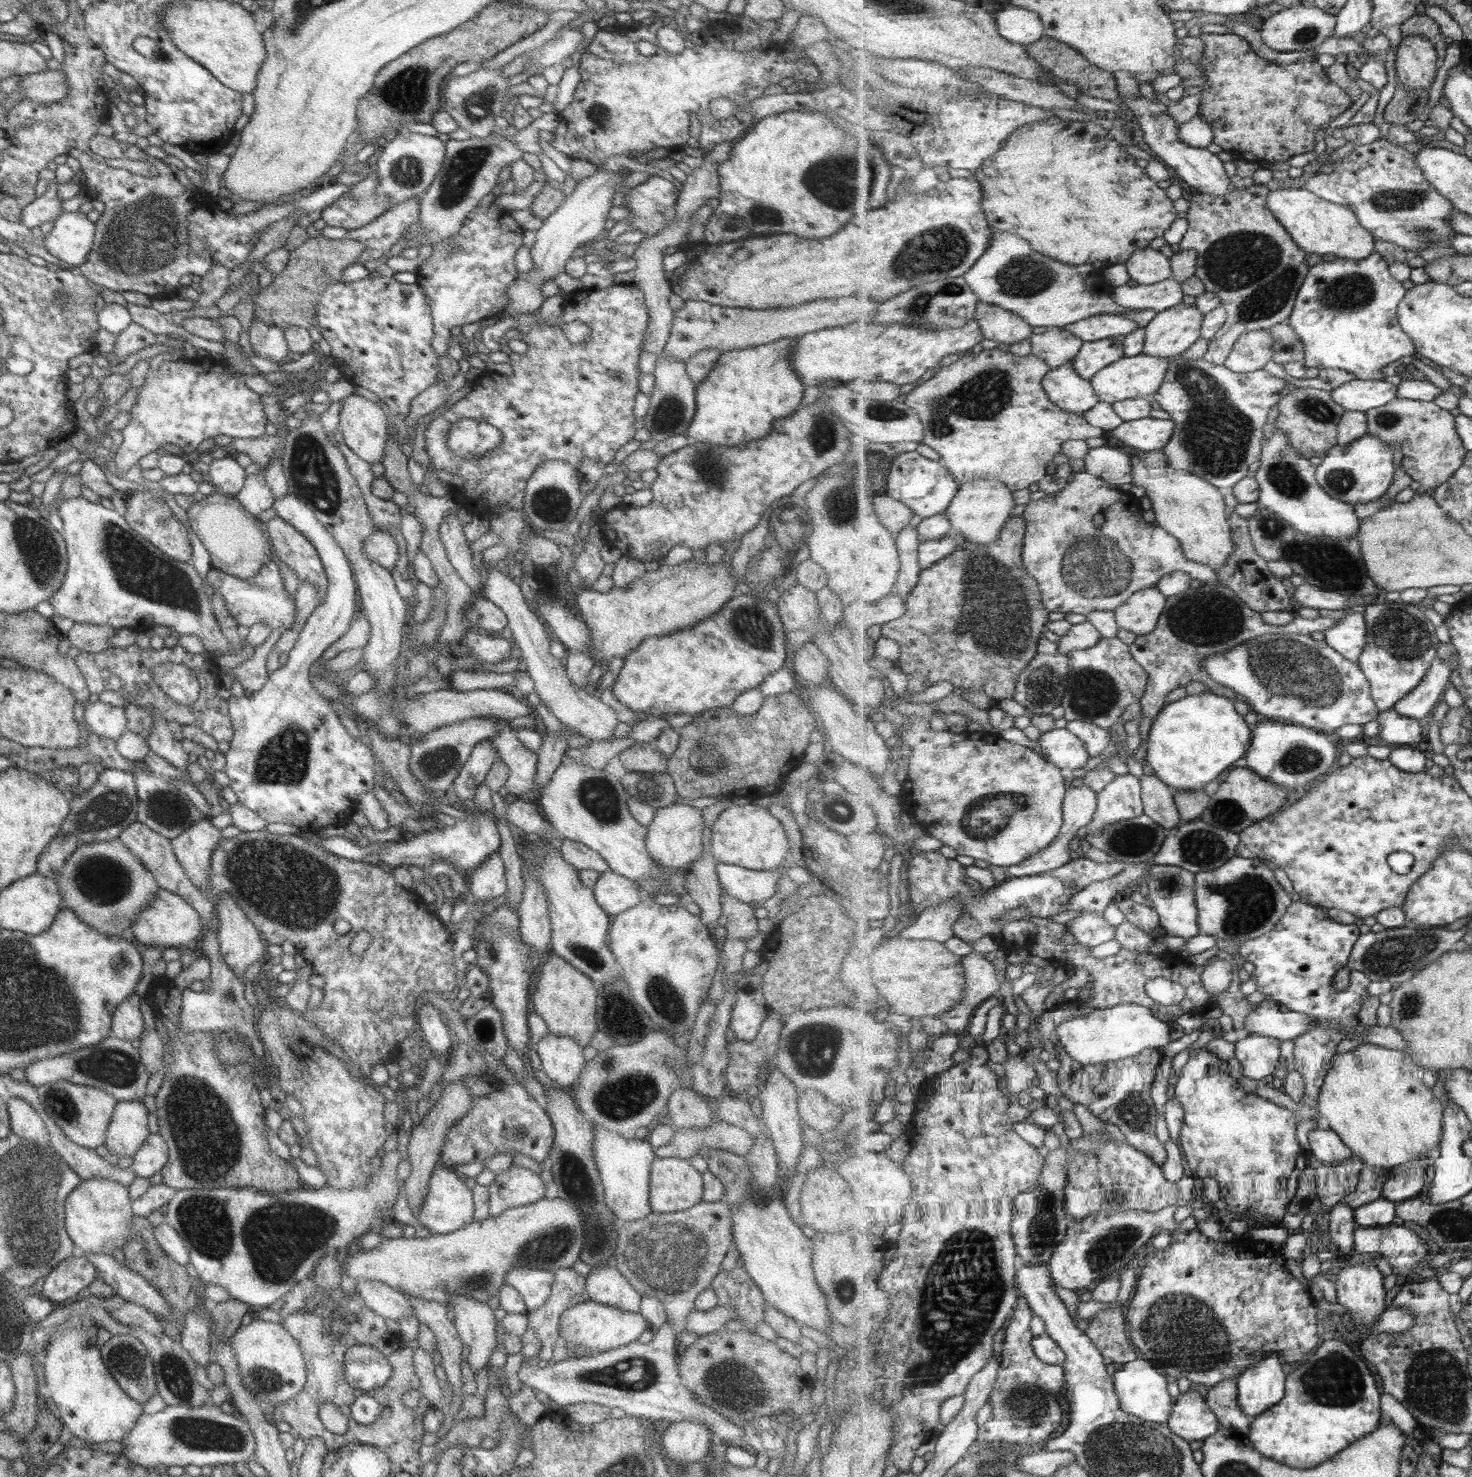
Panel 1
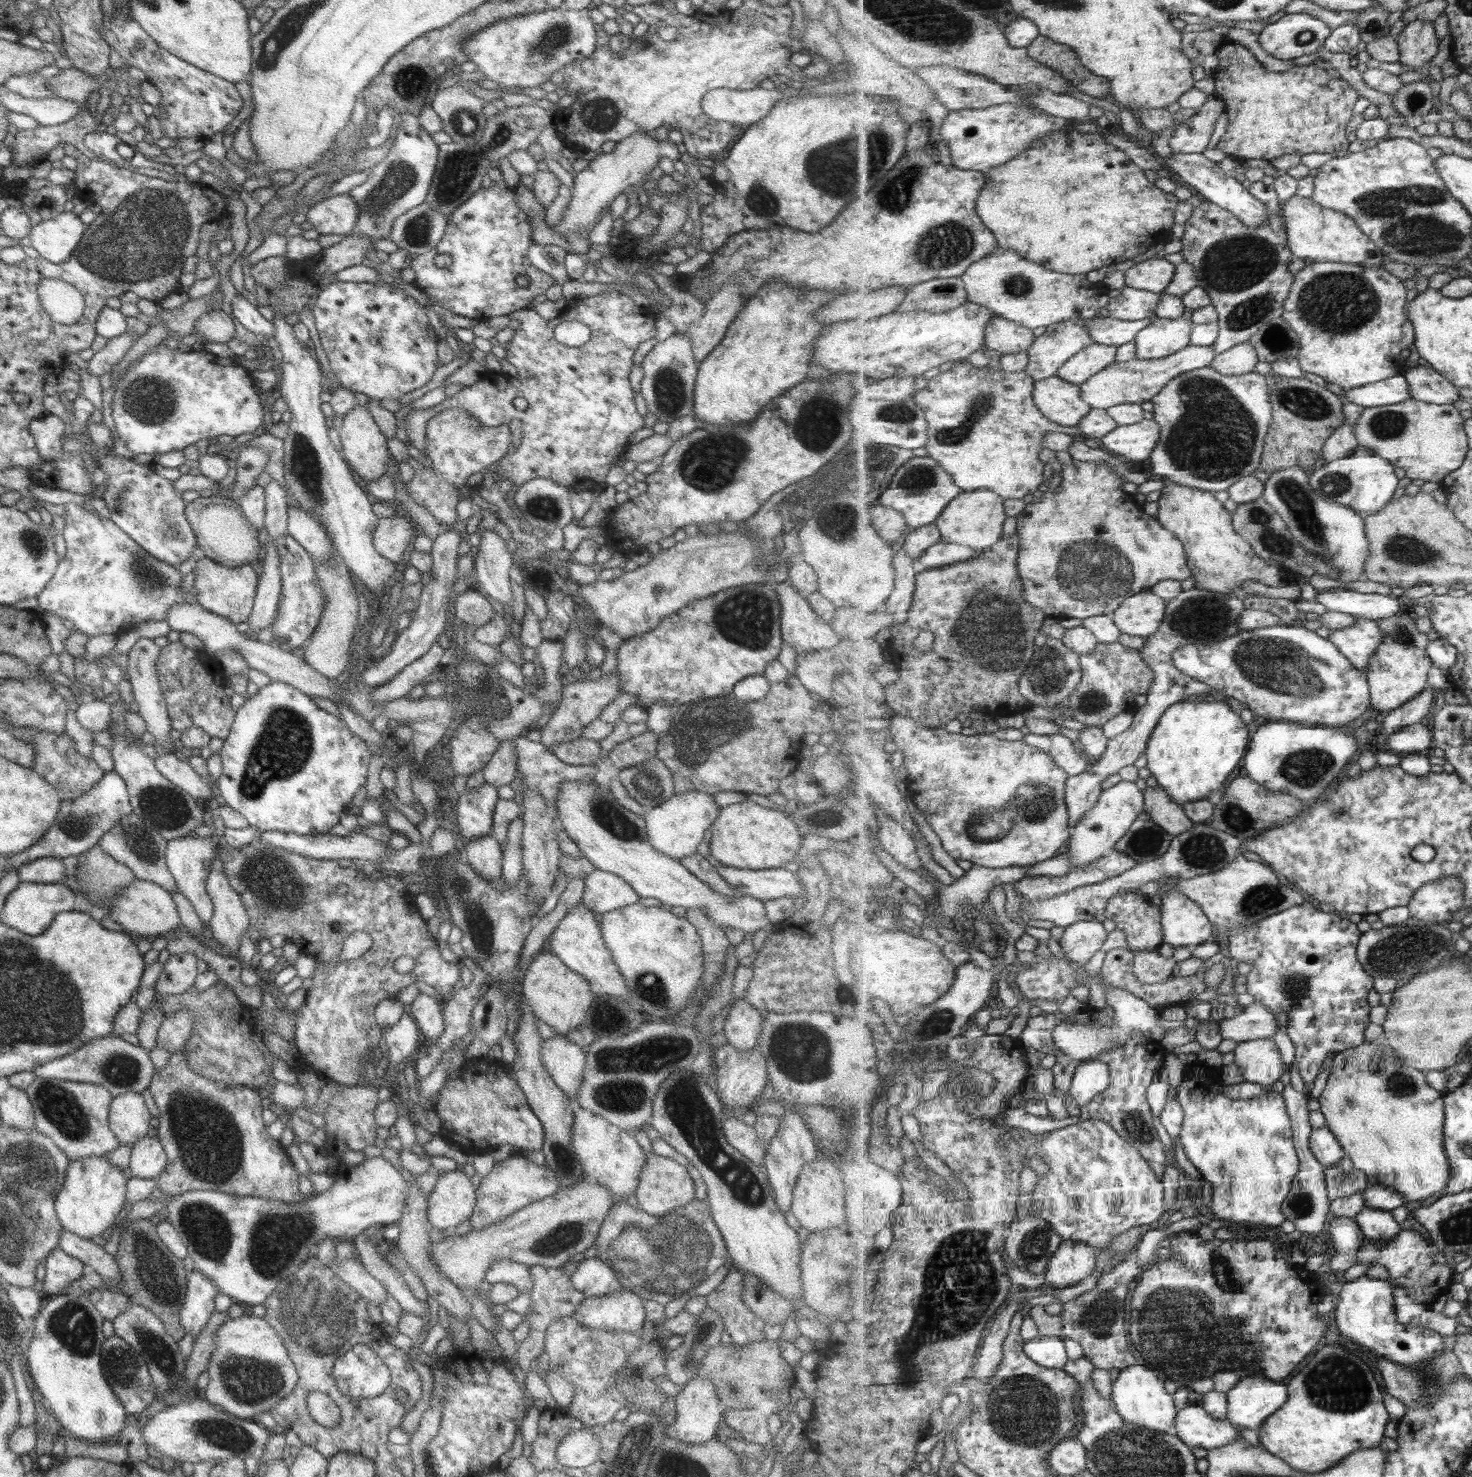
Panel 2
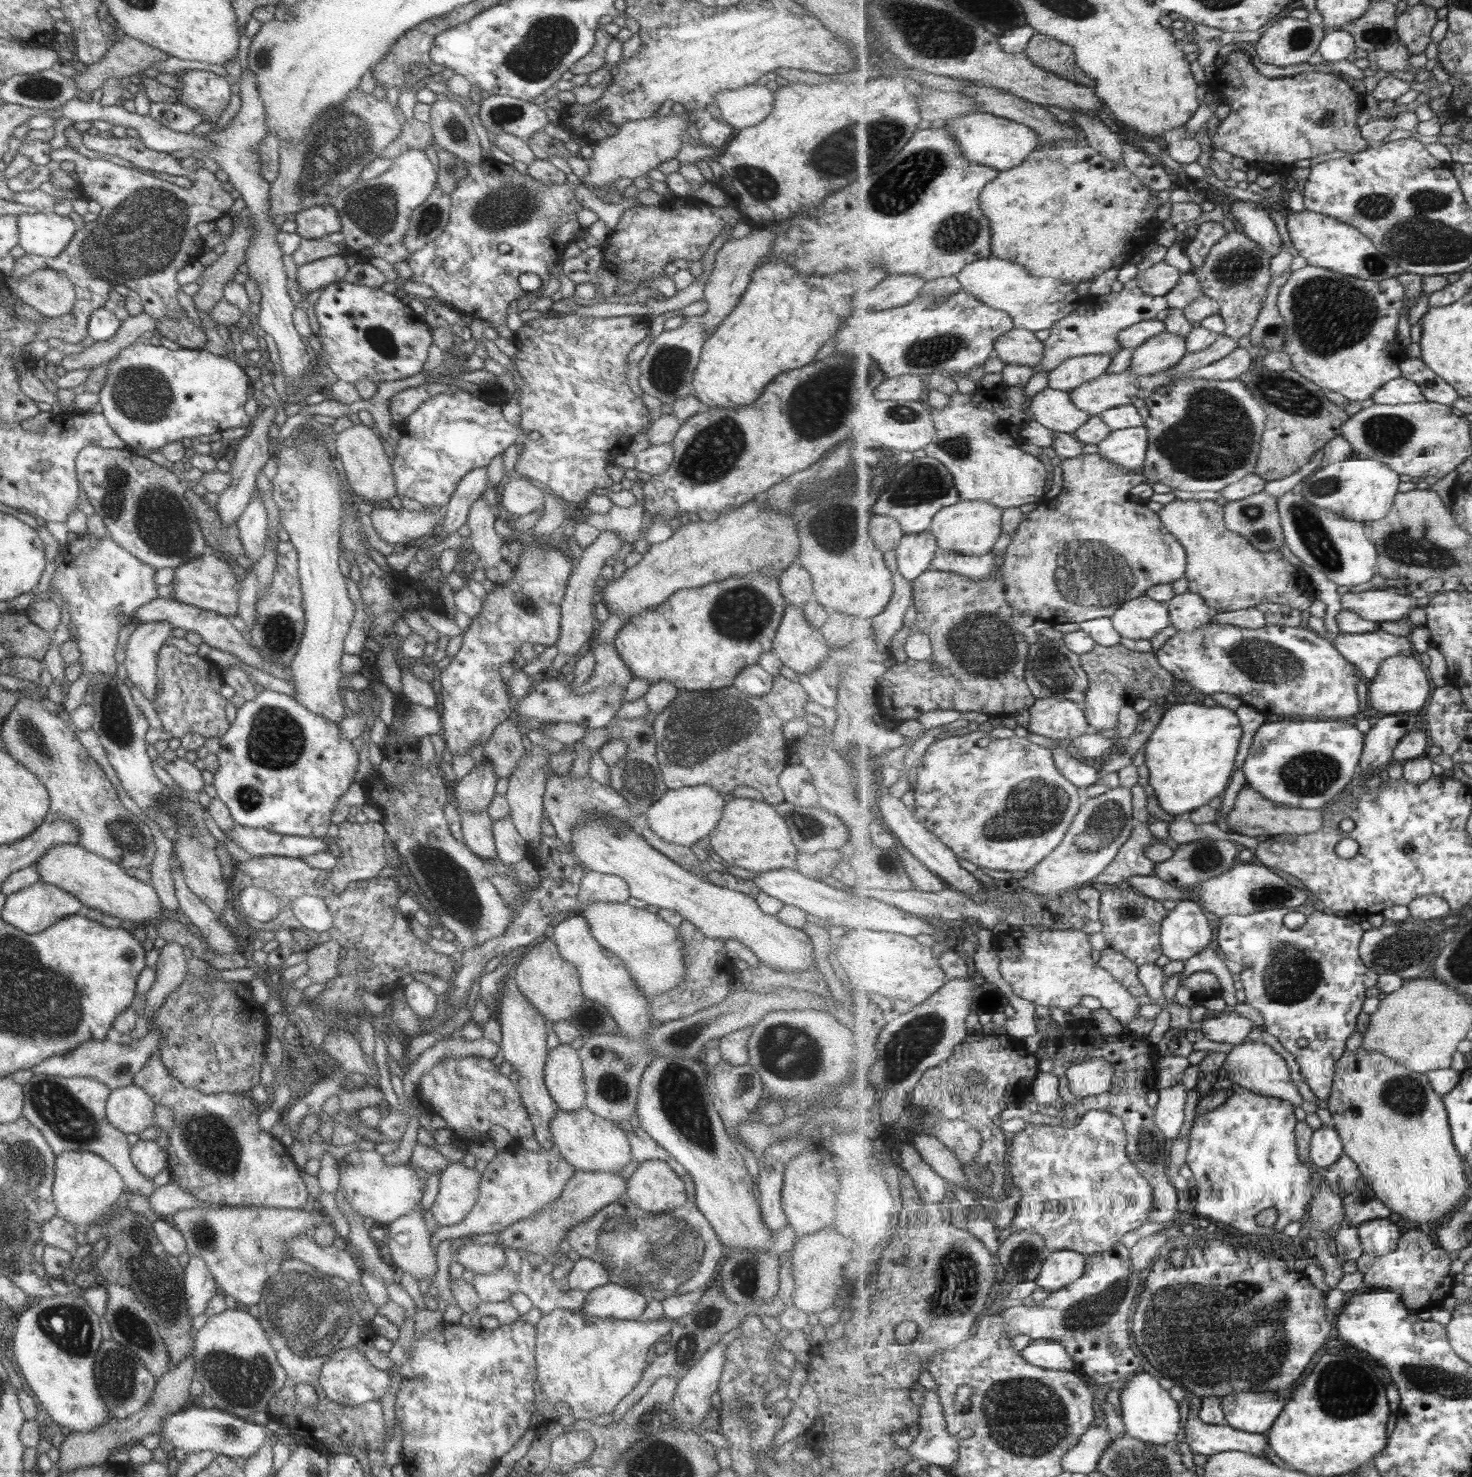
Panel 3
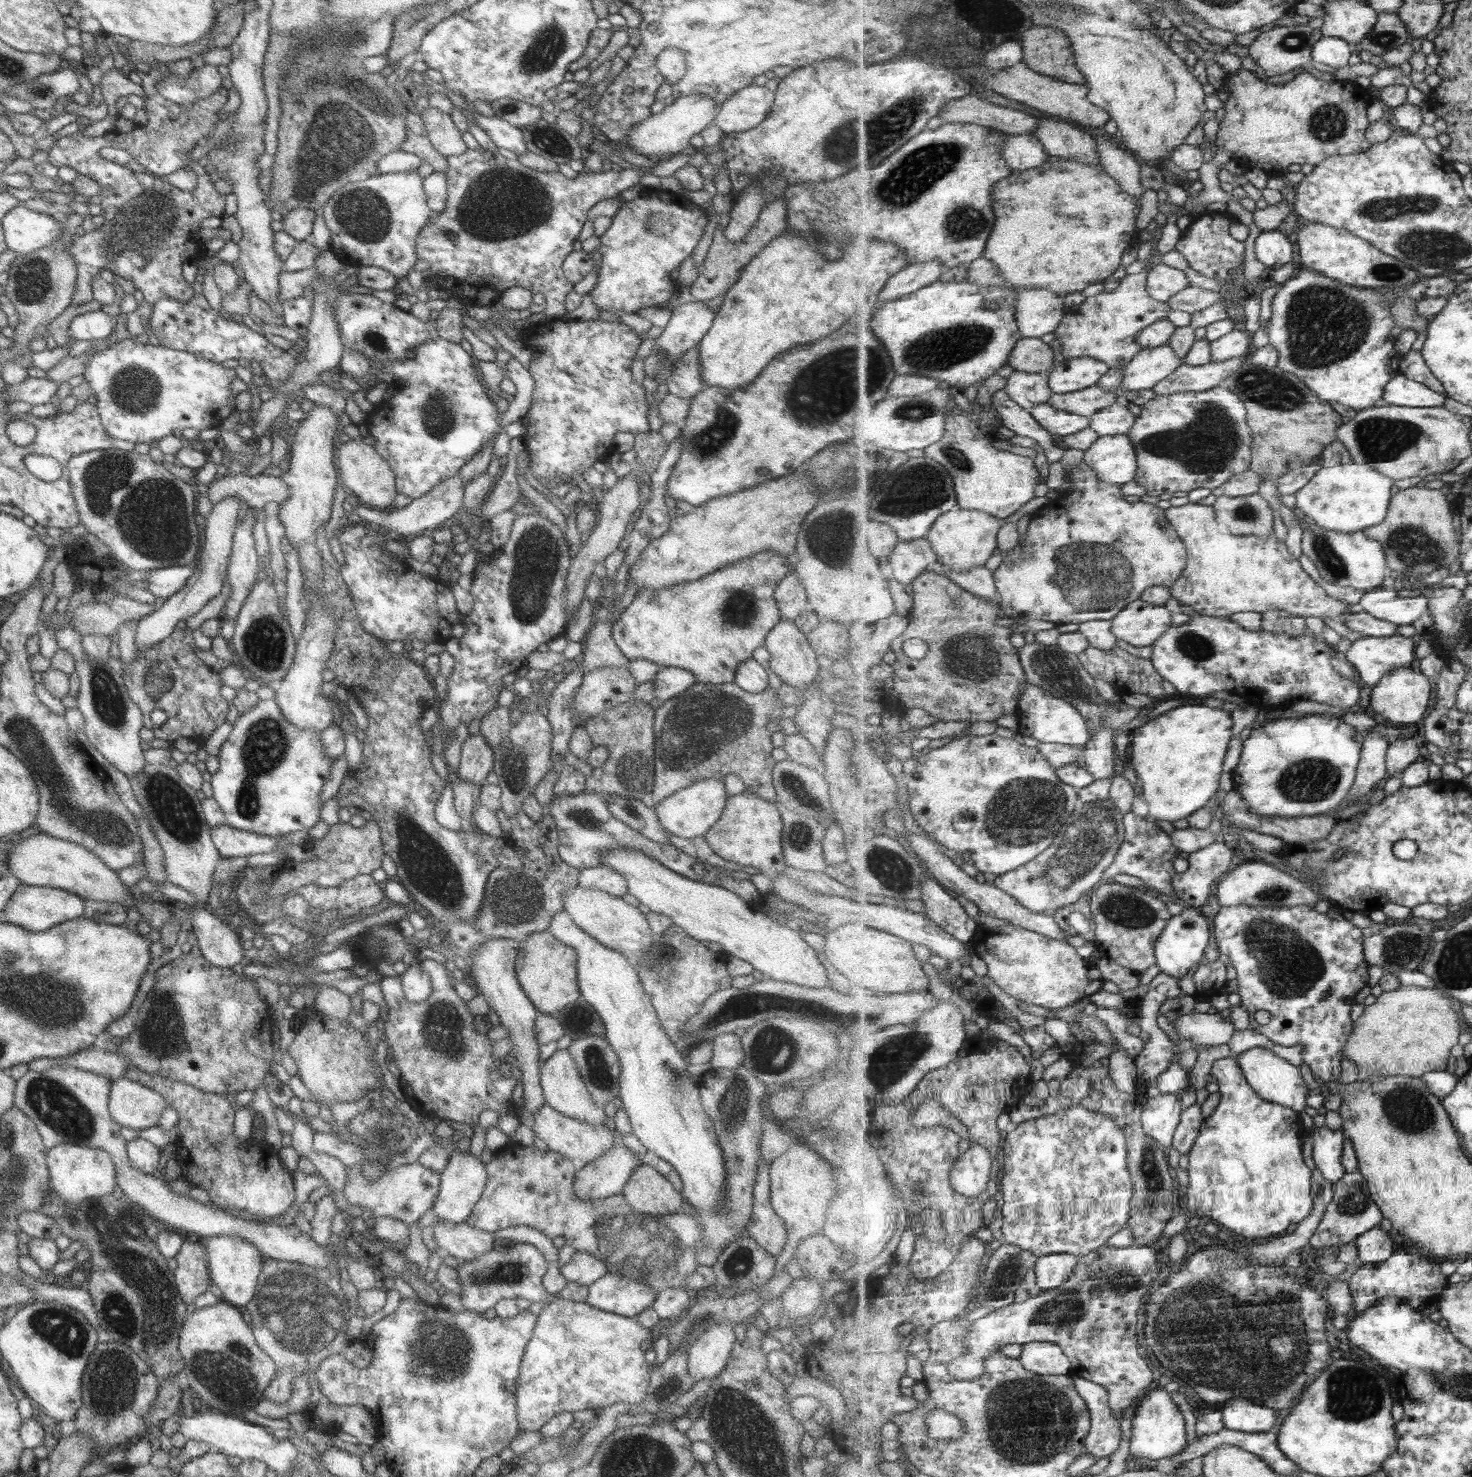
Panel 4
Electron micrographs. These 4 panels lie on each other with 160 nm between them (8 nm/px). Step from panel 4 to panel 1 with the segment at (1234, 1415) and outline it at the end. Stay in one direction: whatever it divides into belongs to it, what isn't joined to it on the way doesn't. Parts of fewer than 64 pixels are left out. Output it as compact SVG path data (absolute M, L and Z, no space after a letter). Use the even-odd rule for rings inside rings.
M1270 1354L1239 1375L1238 1399L1251 1418L1265 1413L1286 1397L1288 1375L1283 1366L1279 1355Z

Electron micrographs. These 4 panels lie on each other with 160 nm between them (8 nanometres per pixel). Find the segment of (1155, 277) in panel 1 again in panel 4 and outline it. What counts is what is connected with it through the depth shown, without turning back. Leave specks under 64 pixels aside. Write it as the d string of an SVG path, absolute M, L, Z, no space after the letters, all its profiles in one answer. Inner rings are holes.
M1160 263L1155 269L1149 272L1147 288L1153 298L1161 302L1170 301L1181 290L1192 285L1191 279L1183 270Z

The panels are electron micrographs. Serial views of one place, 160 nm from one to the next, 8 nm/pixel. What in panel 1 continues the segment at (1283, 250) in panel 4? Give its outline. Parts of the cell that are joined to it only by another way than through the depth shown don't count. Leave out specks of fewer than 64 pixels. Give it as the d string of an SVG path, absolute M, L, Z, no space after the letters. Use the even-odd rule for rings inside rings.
M1139 92L1136 98L1126 96L1122 100L1138 120L1144 133L1144 141L1156 154L1157 159L1174 169L1176 174L1198 193L1227 198L1231 192L1237 190L1229 181L1229 174L1225 172L1225 162L1217 156L1217 153L1210 152L1209 148L1191 148L1179 140L1179 125L1167 115L1165 104L1145 99Z

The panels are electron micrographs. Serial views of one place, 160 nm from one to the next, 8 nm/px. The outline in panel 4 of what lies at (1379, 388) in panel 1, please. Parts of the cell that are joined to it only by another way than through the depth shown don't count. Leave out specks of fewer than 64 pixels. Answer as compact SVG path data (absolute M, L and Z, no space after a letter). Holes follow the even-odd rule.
M1400 374L1388 382L1383 403L1422 408L1445 407L1445 394L1431 390L1426 384Z

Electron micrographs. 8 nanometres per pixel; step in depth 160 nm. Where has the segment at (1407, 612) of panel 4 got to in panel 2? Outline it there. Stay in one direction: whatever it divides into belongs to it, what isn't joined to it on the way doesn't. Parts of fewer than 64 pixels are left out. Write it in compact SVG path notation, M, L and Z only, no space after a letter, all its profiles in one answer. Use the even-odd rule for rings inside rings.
M1343 586L1320 591L1317 600L1326 611L1342 612L1358 619L1387 620L1404 609L1399 597L1377 593L1359 593Z

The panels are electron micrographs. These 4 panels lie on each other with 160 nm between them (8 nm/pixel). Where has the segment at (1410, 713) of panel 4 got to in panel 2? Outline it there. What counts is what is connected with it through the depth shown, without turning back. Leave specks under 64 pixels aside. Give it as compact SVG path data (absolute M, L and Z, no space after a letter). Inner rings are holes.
M1404 608L1395 617L1378 621L1379 627L1383 628L1383 644L1379 646L1378 653L1371 658L1369 672L1366 672L1374 712L1389 713L1398 709L1419 694L1423 694L1429 687L1427 674L1434 665L1427 653L1431 640L1425 632L1417 628L1417 620L1412 609Z

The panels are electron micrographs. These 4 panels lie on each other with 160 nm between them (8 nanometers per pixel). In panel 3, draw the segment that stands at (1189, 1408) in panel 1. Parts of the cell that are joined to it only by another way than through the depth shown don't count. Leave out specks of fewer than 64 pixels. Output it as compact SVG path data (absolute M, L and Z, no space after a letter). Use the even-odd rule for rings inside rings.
M1192 1411L1188 1413L1183 1433L1192 1452L1207 1456L1239 1451L1267 1458L1266 1450L1270 1444L1267 1433L1253 1434L1229 1424L1207 1423L1199 1413Z

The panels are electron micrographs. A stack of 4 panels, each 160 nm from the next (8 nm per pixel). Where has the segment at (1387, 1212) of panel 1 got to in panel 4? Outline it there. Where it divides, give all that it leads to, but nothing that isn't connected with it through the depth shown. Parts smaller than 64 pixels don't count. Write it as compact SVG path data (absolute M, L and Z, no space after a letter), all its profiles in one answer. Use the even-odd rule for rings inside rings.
M1373 1228L1359 1236L1355 1245L1358 1247L1360 1259L1364 1263L1380 1263L1387 1260L1396 1251L1395 1242L1383 1228Z

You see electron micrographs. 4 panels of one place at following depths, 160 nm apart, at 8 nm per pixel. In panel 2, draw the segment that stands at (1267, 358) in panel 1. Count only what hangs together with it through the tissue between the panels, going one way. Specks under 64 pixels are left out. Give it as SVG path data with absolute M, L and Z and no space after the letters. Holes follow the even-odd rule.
M1246 342L1218 354L1211 365L1227 376L1243 375L1253 372L1259 361L1256 346Z

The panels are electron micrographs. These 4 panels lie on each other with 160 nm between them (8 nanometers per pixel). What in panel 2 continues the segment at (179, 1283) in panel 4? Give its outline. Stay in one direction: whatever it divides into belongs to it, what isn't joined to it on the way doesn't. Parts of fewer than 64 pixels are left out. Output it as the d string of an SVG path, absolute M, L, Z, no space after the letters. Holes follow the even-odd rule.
M198 1270L186 1271L186 1291L180 1306L178 1321L185 1335L197 1336L214 1311L217 1292L210 1280Z

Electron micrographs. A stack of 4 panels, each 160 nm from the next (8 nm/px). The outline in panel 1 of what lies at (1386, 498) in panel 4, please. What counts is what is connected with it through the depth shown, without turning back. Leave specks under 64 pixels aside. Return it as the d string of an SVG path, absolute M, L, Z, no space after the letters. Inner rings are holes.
M1369 434L1350 445L1334 446L1327 456L1316 461L1316 468L1317 482L1335 498L1352 505L1381 499L1395 480L1395 460L1391 444Z

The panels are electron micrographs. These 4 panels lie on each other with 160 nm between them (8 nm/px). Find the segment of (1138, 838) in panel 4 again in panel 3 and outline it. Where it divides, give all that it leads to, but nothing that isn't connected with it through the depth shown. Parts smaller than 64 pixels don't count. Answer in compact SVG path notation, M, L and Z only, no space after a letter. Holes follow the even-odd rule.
M1147 823L1137 824L1131 838L1122 846L1118 852L1118 856L1115 857L1115 860L1105 869L1103 874L1094 878L1095 885L1099 885L1100 887L1102 884L1120 884L1125 886L1131 877L1155 876L1156 862L1153 862L1150 858L1146 857L1145 850L1147 845L1150 845L1155 841L1163 840L1155 838L1153 834L1151 834L1151 830L1149 830L1149 825L1147 825Z

